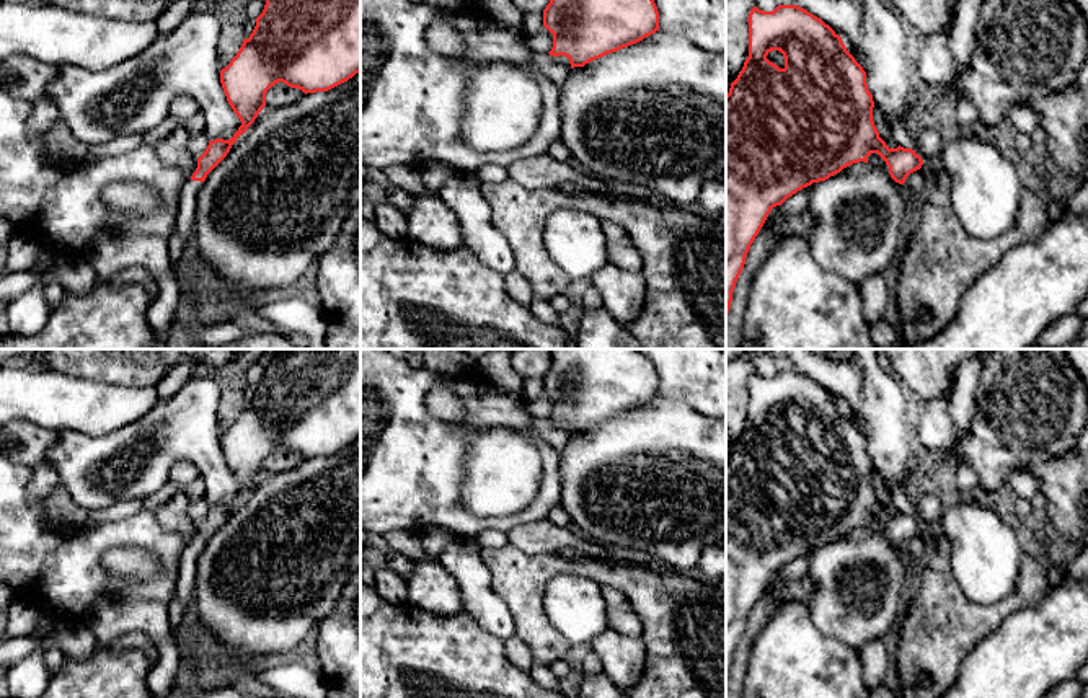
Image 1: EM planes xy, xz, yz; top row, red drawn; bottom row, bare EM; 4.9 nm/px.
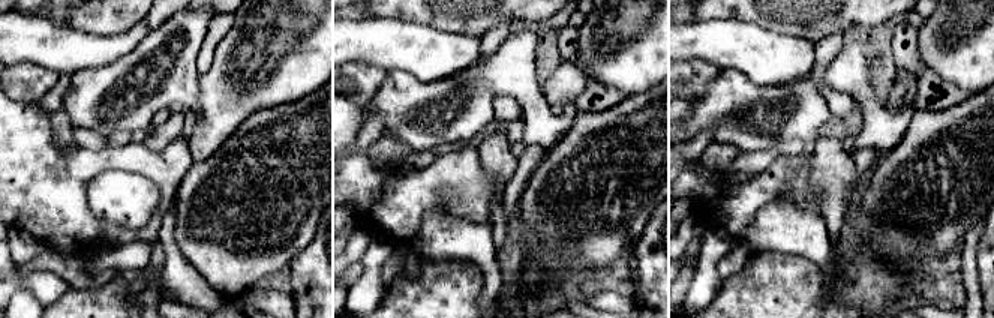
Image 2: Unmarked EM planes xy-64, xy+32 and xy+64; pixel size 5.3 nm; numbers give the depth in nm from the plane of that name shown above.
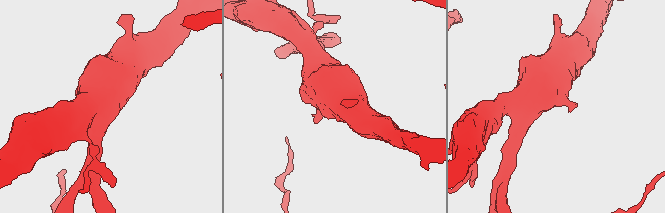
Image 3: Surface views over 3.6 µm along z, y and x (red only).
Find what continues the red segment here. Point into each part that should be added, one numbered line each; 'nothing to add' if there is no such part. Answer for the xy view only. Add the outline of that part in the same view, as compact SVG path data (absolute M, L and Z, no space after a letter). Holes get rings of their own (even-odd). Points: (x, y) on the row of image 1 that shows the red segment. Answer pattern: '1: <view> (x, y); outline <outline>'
1: xy (185, 220); outline M189 178L179 191L178 214L173 228L184 240L184 243L188 243L189 235L194 228L197 196L202 184L202 181L192 181Z

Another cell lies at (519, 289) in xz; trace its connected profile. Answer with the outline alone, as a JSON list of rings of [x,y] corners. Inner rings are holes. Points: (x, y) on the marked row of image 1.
[[[512,271],[504,276],[506,292],[507,295],[522,307],[530,307],[533,298],[532,287],[525,277],[522,277],[517,271]]]

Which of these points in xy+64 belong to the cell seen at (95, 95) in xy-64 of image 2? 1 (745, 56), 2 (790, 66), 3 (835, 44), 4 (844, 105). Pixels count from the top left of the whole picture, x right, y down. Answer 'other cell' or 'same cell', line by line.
1: other cell
2: other cell
3: other cell
4: other cell

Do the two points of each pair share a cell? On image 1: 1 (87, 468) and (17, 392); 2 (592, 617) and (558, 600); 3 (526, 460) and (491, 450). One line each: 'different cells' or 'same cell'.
1: different cells
2: same cell
3: same cell

